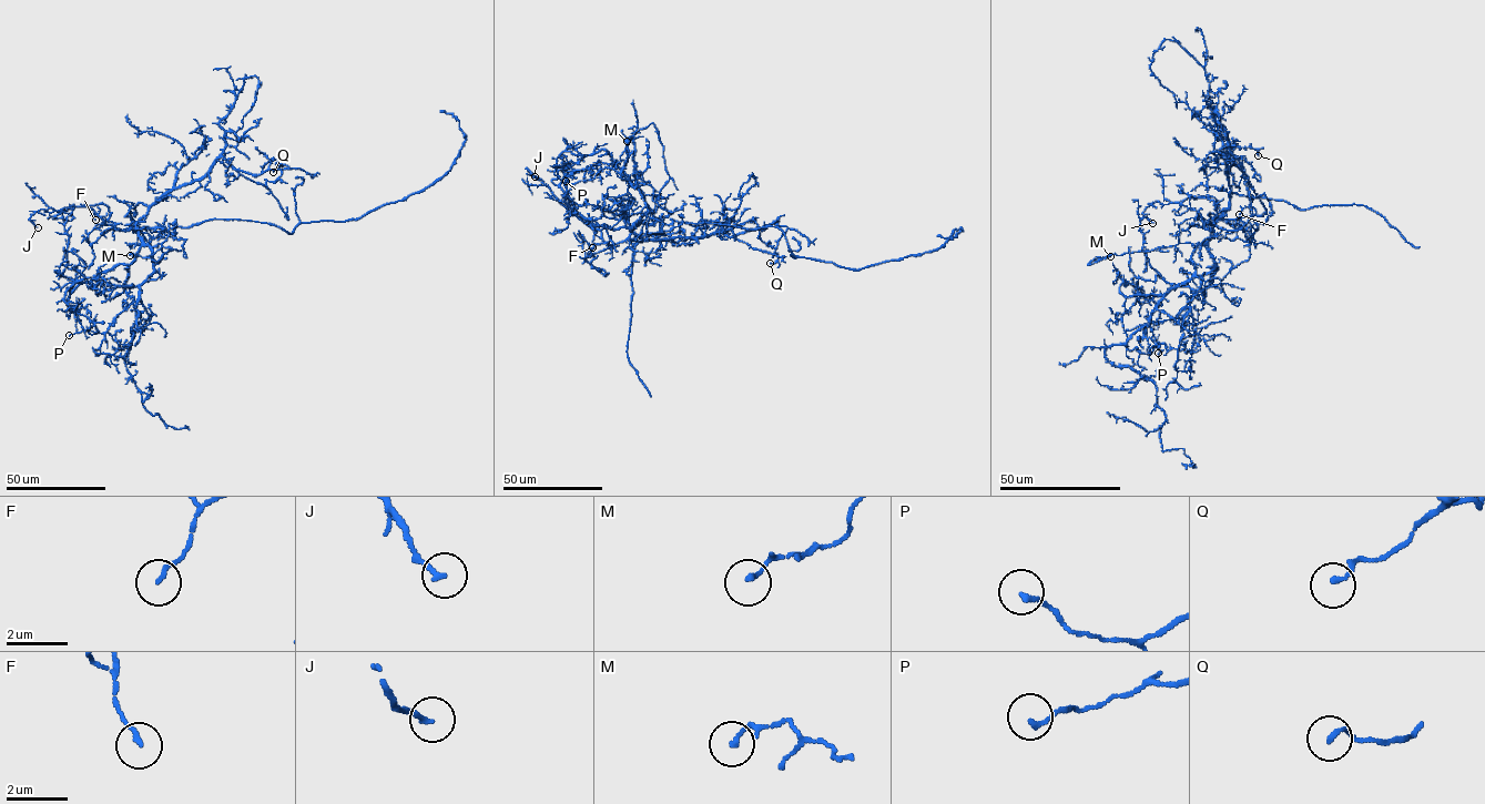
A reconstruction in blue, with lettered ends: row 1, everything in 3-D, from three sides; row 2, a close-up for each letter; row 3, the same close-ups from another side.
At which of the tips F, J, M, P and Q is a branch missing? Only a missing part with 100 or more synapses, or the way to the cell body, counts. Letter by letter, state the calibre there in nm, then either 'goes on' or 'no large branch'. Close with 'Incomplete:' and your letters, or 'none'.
F: 140 nm thick; no large branch
J: 150 nm thick; no large branch
M: 120 nm thick; no large branch
P: 150 nm thick; no large branch
Q: 160 nm thick; no large branch
Incomplete: none

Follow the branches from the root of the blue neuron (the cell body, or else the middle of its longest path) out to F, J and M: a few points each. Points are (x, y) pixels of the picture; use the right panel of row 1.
F: (1208, 223), (1209, 231), (1207, 223), (1220, 220), (1238, 223), (1250, 242), (1271, 204), (1263, 194), (1239, 214)
J: (1208, 223), (1236, 221), (1209, 199), (1187, 197), (1151, 203), (1142, 214), (1152, 223)
M: (1208, 223), (1212, 234), (1194, 246), (1180, 243), (1112, 254), (1088, 264), (1110, 256)

